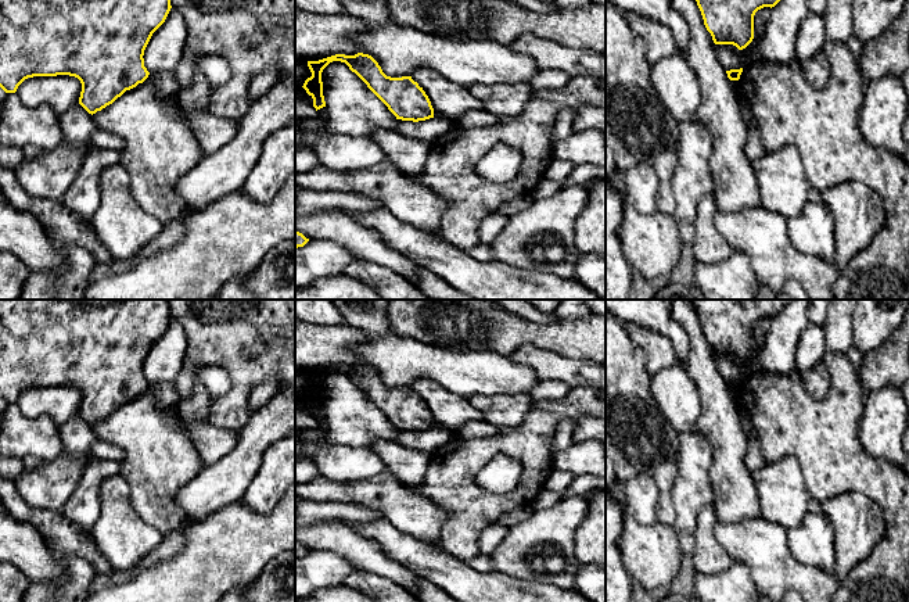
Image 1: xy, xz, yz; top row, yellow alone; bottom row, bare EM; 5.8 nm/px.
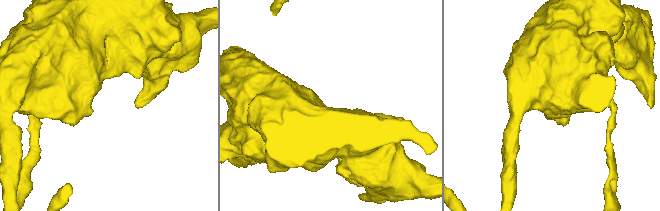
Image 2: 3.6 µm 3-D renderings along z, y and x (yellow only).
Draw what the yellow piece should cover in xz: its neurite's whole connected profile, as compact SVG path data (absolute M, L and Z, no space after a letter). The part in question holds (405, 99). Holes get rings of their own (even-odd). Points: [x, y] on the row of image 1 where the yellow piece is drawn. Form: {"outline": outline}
{"outline": "M363 53L355 55L335 54L319 61L308 61L312 76L305 80L302 87L313 98L316 111L326 107L321 72L333 61L345 62L396 119L418 122L434 118L434 108L428 96L412 76L387 76L378 62Z"}

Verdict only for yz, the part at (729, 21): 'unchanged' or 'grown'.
unchanged

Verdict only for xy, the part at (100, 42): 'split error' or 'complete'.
complete

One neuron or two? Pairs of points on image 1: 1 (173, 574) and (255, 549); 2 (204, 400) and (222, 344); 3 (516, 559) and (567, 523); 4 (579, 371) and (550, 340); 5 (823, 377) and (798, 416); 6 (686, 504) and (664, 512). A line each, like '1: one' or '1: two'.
1: one
2: two
3: one
4: two
5: two
6: two

